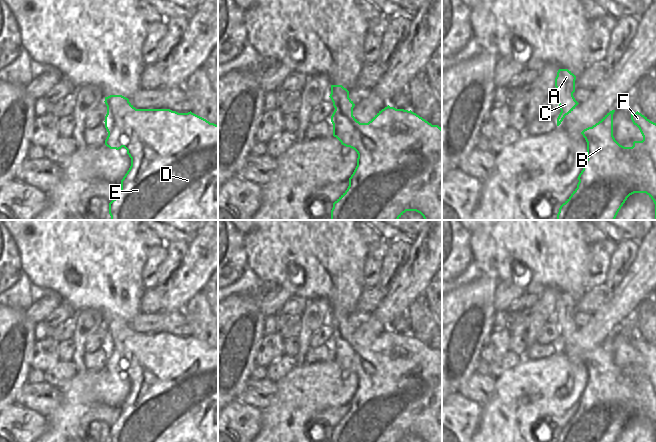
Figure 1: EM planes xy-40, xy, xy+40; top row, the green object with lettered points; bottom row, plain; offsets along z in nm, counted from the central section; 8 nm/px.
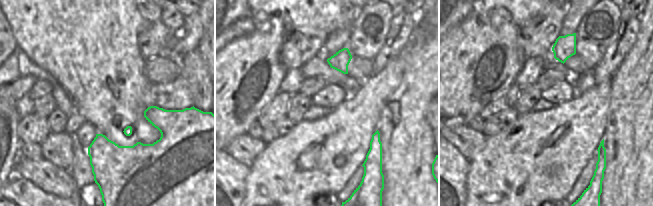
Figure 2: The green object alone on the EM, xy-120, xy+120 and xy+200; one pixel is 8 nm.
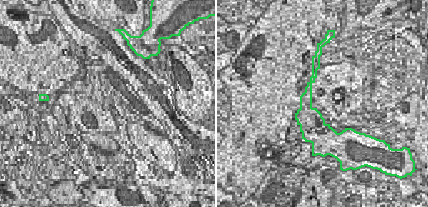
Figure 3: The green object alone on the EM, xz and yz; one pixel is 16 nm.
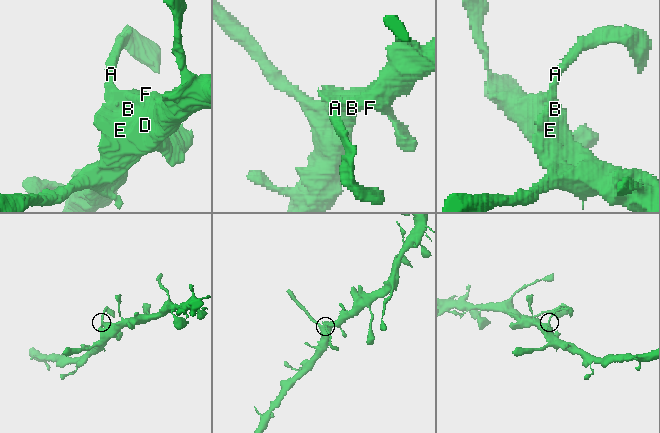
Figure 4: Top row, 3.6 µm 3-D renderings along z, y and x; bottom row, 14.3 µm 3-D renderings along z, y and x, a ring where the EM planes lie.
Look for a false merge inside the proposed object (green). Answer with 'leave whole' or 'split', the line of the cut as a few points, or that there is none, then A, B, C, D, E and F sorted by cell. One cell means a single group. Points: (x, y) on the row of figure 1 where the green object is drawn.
split | xy+40 (556, 87), (573, 92) | A / B C D E F

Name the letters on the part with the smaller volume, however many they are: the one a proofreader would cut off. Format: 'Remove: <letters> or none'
Remove: A

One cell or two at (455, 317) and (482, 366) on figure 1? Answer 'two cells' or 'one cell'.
two cells

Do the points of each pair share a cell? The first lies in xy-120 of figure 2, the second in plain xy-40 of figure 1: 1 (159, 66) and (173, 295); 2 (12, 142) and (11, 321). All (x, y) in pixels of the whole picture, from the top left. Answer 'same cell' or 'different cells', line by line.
1: different cells
2: same cell

